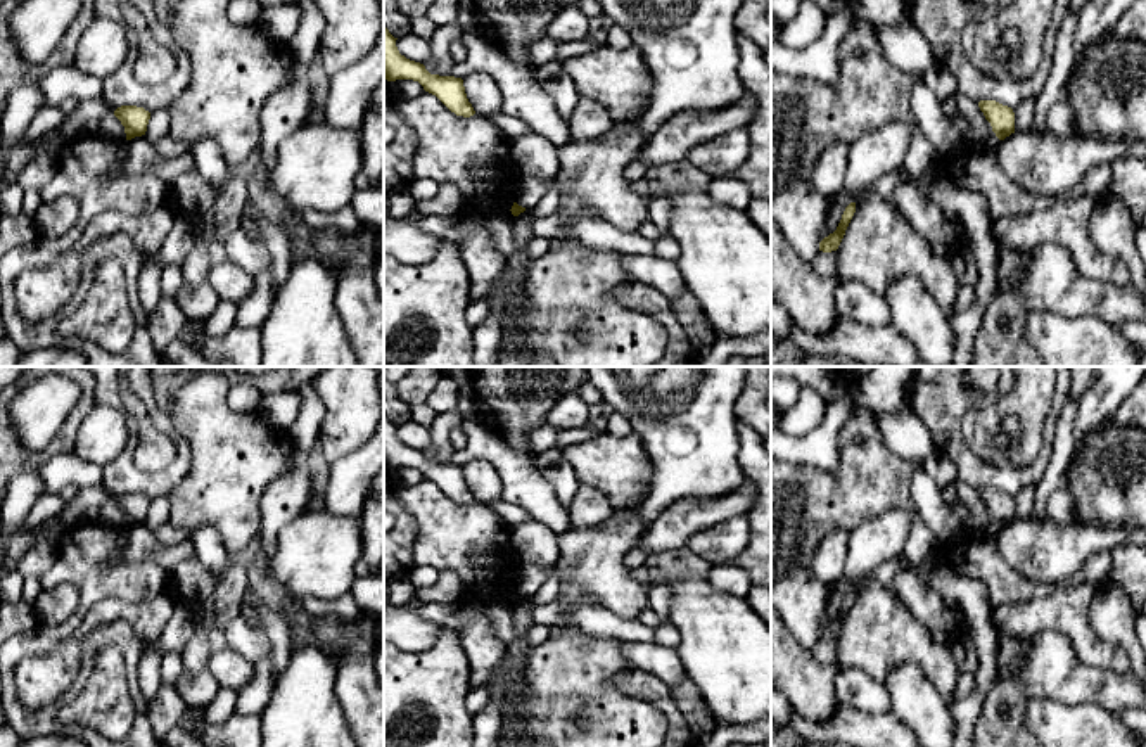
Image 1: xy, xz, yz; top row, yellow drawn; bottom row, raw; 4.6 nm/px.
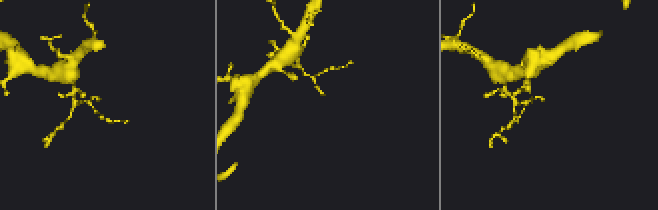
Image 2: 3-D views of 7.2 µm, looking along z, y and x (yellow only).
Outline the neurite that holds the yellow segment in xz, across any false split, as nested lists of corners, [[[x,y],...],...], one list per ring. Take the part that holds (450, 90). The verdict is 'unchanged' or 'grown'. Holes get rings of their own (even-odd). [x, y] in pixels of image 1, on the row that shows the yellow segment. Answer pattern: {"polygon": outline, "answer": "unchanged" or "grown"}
{"polygon": [[[384,26],[384,78],[387,81],[418,81],[425,92],[436,95],[456,116],[470,118],[475,114],[462,78],[430,74],[423,64],[401,55],[396,40]]], "answer": "unchanged"}

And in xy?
{"polygon": [[[121,105],[114,111],[114,116],[124,126],[126,140],[145,135],[150,112],[143,107]]], "answer": "unchanged"}

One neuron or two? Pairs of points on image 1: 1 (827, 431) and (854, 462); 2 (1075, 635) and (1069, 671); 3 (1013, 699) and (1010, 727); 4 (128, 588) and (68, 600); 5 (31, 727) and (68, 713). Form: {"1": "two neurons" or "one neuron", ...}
{"1": "two neurons", "2": "two neurons", "3": "one neuron", "4": "two neurons", "5": "two neurons"}

